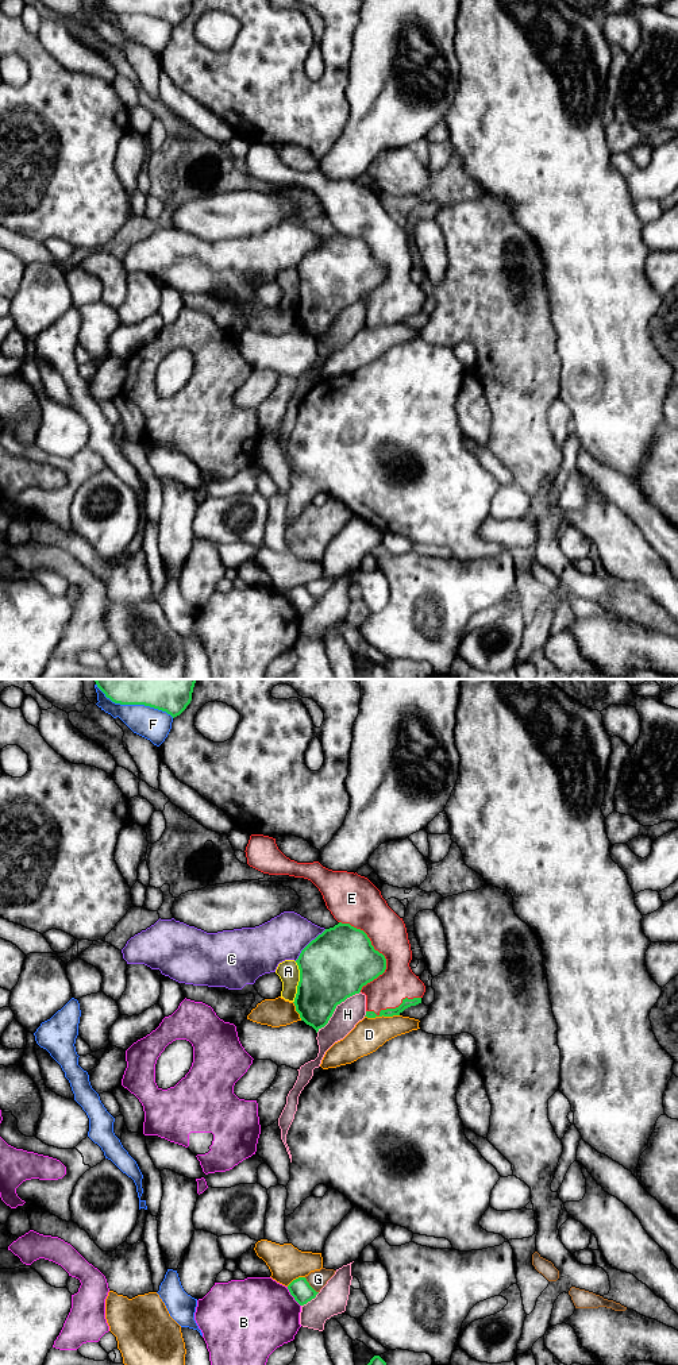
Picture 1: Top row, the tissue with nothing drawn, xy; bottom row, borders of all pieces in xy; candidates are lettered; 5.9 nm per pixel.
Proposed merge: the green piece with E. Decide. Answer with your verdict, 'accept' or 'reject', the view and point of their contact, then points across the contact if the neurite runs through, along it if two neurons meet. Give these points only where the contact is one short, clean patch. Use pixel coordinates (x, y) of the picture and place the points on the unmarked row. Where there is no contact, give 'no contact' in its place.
accept; meets green in xy at (378, 261)

